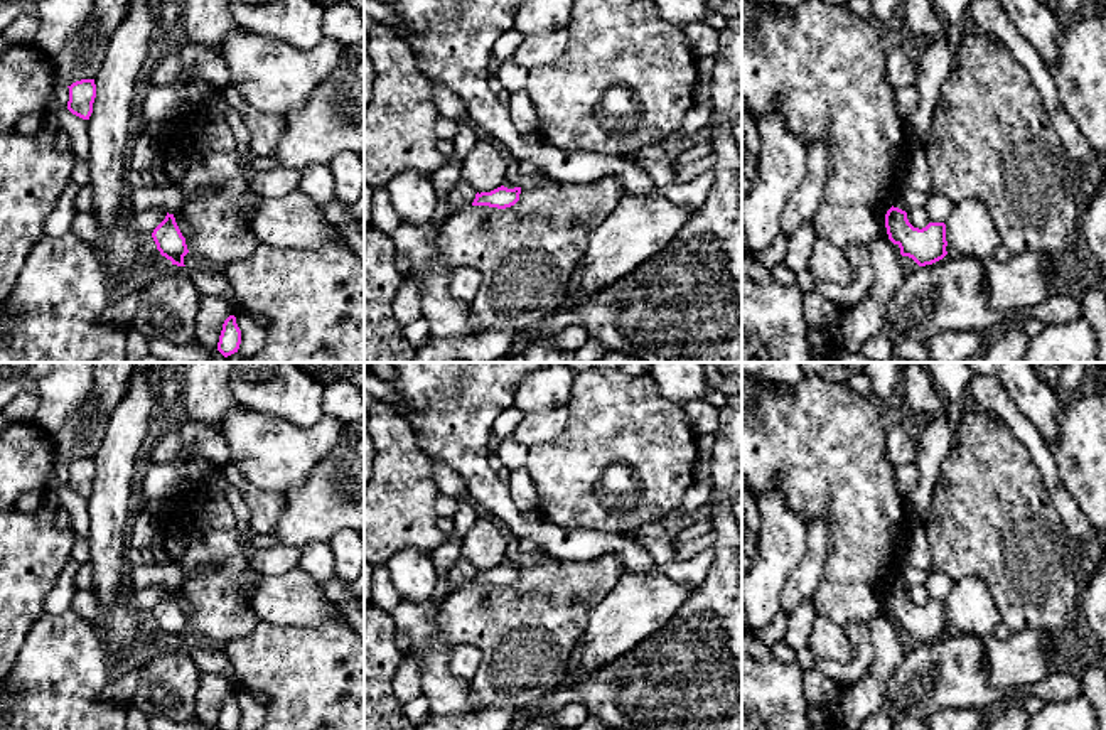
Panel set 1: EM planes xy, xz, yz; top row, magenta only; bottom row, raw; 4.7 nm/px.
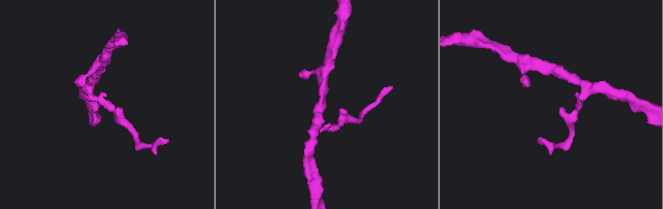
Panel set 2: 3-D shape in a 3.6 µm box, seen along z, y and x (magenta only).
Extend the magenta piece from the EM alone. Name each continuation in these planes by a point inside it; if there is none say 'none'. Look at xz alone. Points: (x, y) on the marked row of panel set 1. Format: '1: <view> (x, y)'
none

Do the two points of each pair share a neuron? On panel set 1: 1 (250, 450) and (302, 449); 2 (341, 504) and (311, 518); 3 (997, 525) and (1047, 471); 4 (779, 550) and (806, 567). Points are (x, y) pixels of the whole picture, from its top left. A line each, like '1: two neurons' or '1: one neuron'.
1: one neuron
2: one neuron
3: two neurons
4: two neurons

